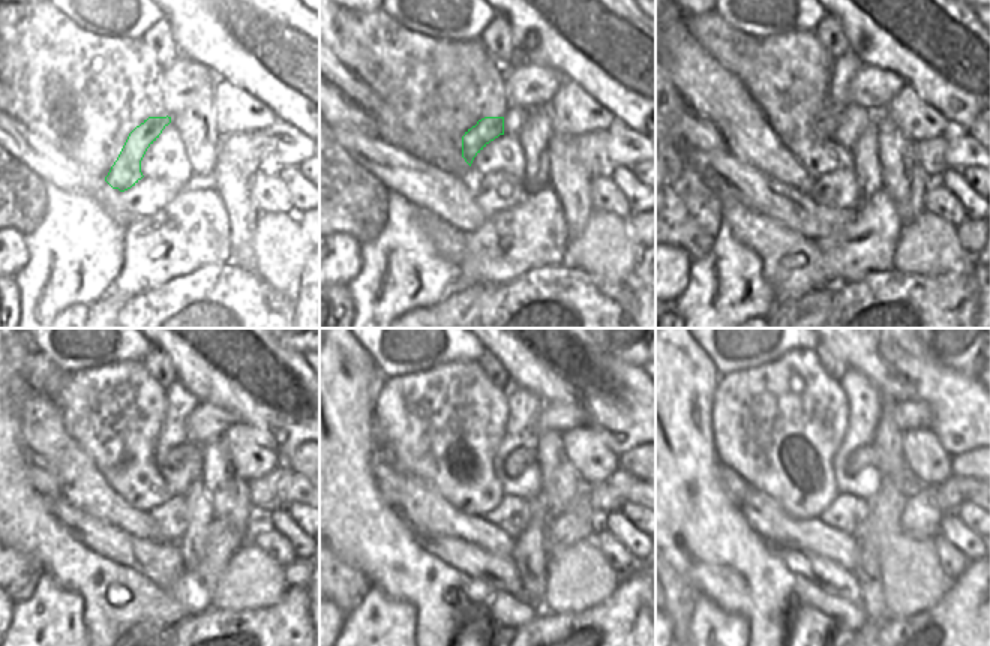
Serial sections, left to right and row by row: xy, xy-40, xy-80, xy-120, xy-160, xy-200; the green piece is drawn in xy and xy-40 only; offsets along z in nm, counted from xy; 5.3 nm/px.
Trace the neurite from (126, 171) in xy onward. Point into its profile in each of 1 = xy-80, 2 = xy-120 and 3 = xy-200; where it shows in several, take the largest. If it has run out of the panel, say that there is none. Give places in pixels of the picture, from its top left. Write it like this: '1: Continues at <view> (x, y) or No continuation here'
1: Continues at xy-80 (825, 125)
2: Continues at xy-120 (179, 453)
3: Continues at xy-200 (864, 456).

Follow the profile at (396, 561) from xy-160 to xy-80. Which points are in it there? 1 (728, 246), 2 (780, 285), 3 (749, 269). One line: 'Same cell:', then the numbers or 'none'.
Same cell: 2

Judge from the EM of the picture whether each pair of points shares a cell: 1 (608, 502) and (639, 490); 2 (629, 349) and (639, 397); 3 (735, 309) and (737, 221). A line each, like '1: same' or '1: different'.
1: different
2: different
3: different

